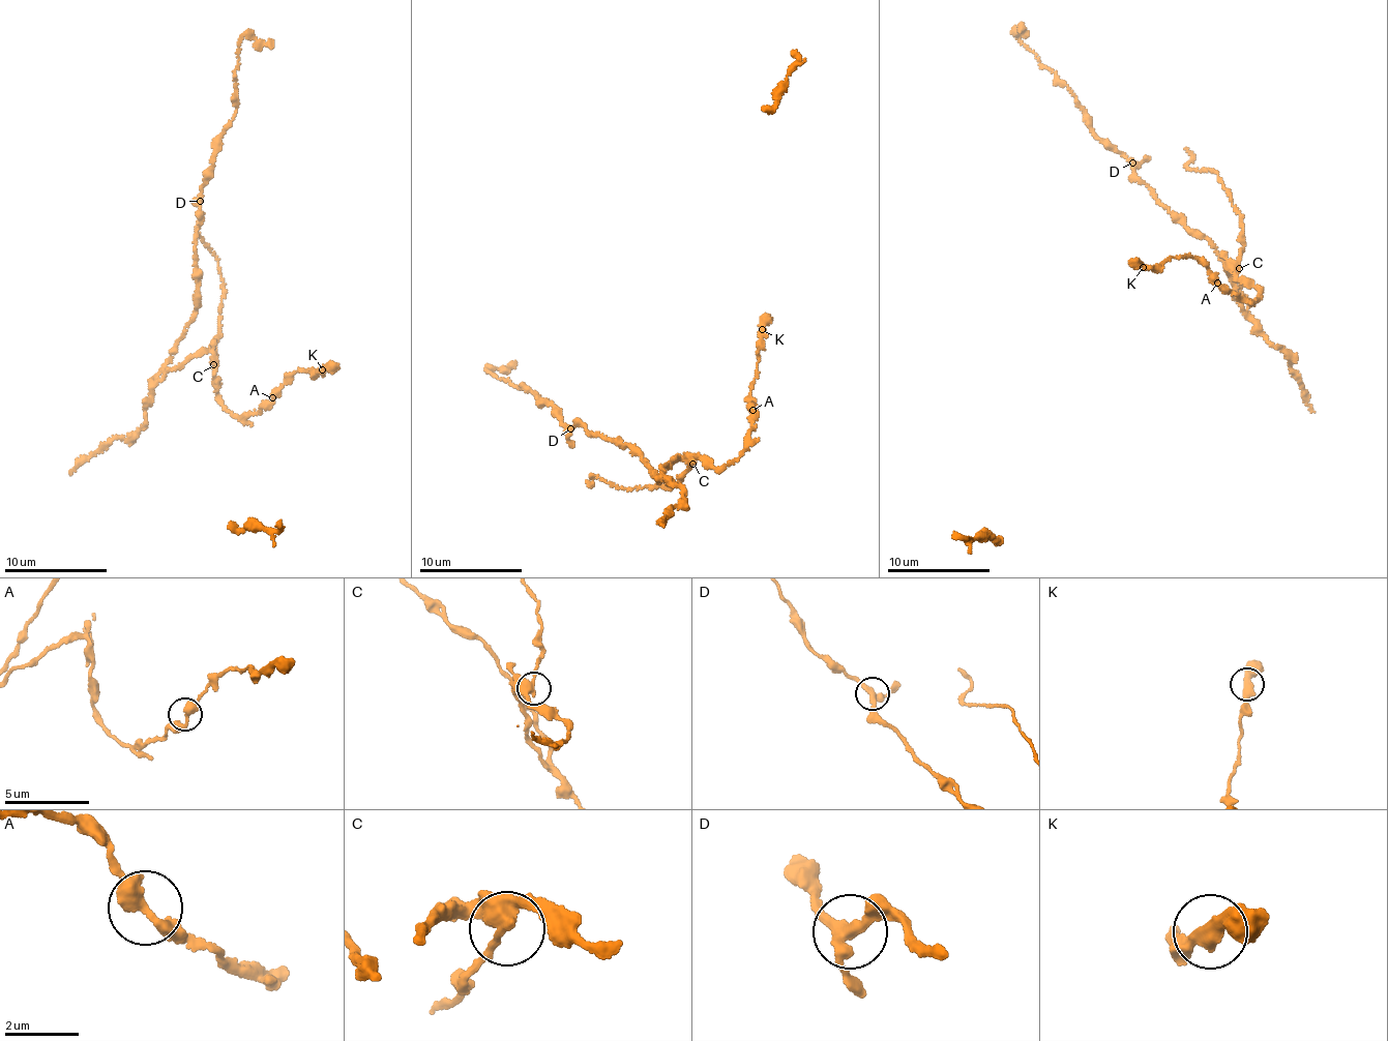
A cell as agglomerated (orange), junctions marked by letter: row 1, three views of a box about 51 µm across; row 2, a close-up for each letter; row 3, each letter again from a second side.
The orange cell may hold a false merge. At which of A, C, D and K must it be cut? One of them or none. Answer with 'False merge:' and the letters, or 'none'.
False merge: C

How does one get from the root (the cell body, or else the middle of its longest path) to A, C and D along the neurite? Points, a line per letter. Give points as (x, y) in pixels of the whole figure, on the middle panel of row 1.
A: (734, 462), (747, 447), (747, 434), (752, 427), (755, 410), (752, 410)
C: (734, 462), (717, 468), (698, 457), (692, 465)
D: (734, 462), (717, 468), (691, 454), (662, 468), (665, 473), (656, 481), (641, 453), (578, 424), (570, 428)

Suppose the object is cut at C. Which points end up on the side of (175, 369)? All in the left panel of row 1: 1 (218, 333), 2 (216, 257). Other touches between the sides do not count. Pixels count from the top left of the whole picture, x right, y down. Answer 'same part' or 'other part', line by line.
1: other part
2: other part

